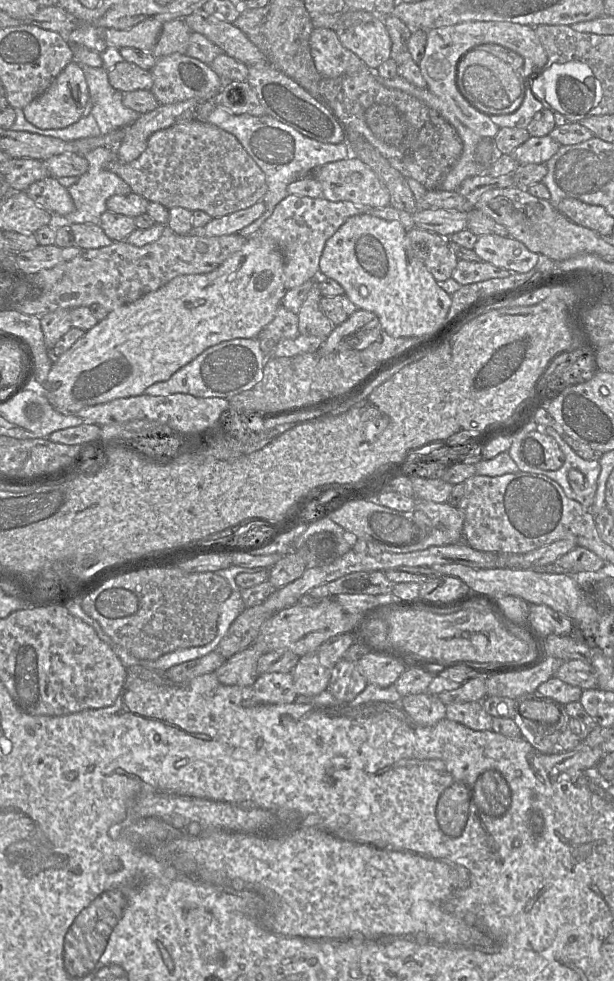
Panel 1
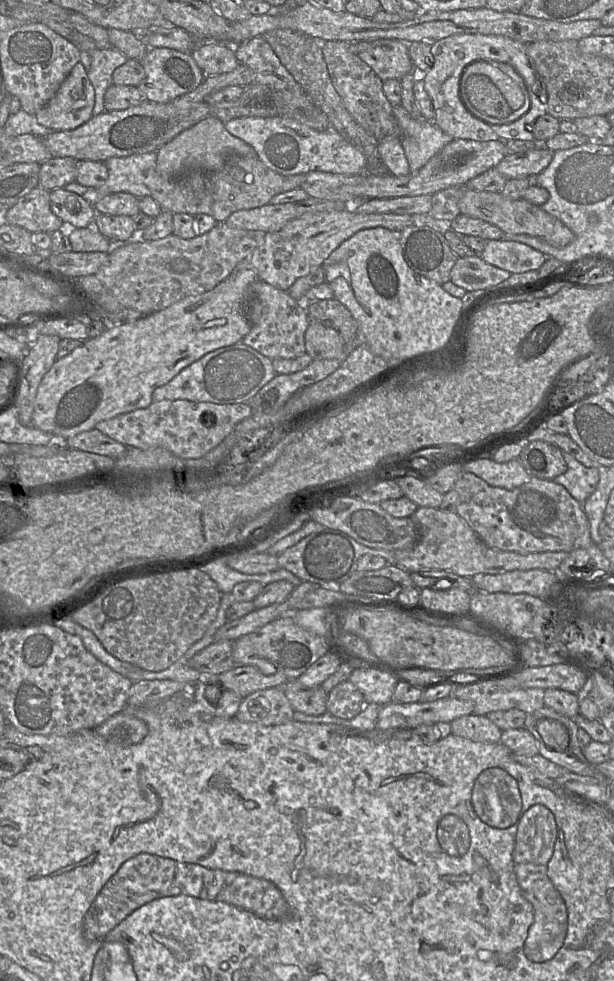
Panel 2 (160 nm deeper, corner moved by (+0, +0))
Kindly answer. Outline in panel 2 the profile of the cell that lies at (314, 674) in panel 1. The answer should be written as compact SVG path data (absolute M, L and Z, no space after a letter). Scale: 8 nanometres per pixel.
M288 680L283 690L294 711L308 715L321 715L326 712L328 694L321 686L307 689L297 680Z

